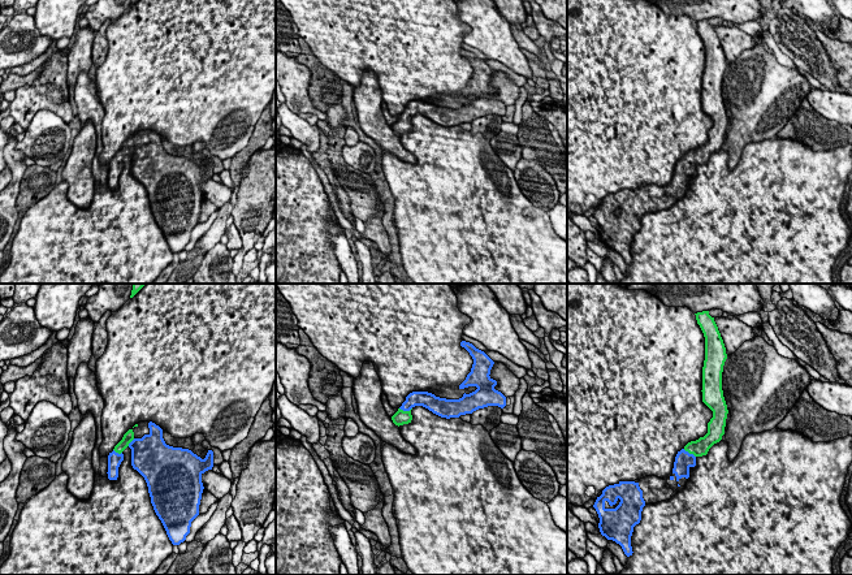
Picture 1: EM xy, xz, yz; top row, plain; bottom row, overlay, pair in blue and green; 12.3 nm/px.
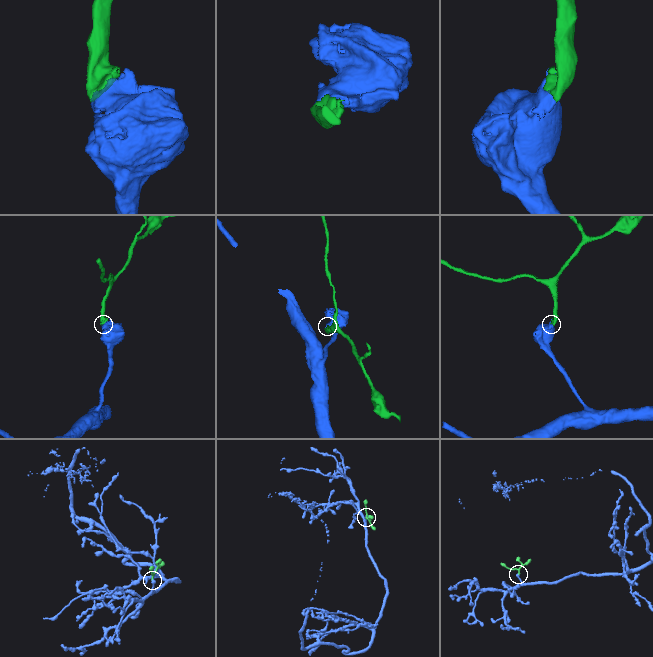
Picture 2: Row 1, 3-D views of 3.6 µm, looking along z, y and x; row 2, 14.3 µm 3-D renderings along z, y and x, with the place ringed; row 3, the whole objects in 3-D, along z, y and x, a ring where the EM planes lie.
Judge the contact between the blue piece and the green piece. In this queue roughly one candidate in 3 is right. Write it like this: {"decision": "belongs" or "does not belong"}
{"decision": "belongs"}

